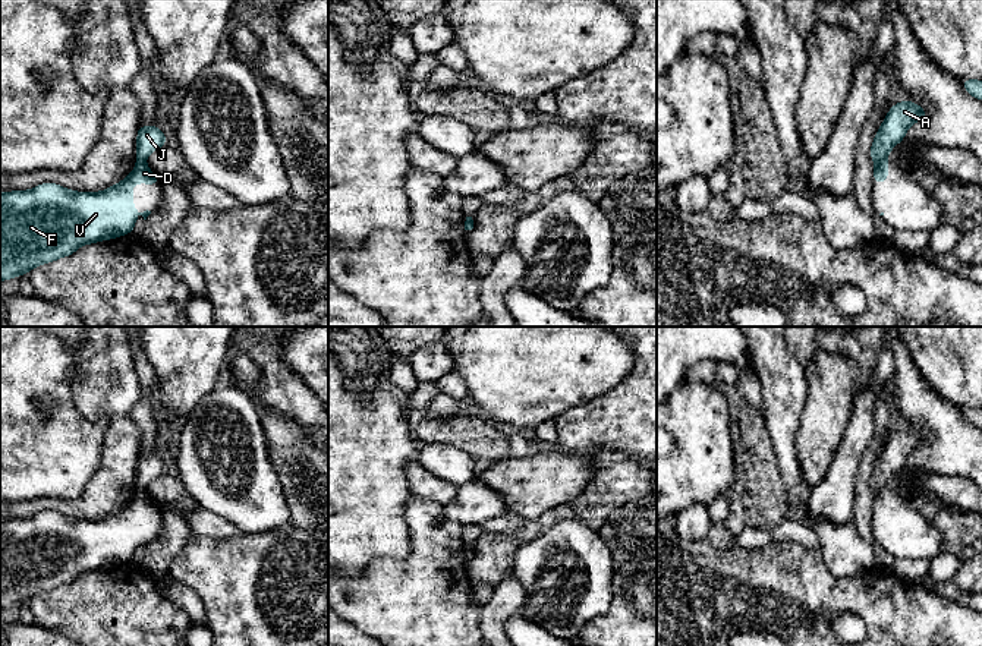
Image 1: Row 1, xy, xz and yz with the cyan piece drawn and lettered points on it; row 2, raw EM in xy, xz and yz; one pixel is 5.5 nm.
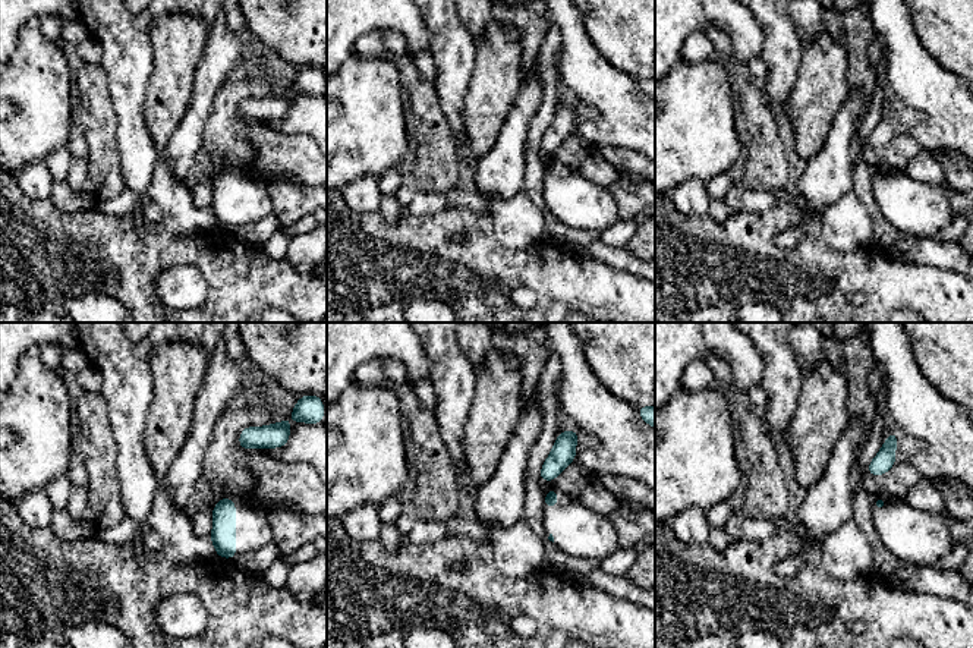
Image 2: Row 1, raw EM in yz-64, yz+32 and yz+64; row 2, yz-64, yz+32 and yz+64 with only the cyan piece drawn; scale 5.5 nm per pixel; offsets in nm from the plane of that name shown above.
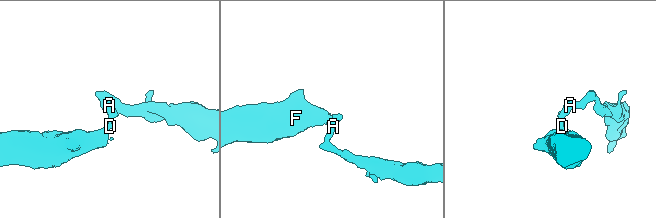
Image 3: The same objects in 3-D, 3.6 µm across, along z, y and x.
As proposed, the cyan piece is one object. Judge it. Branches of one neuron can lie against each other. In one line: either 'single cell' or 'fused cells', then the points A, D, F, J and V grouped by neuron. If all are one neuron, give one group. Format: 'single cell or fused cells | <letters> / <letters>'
fused cells | A J / D F V

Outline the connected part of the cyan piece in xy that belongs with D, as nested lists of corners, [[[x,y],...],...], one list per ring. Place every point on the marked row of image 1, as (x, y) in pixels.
[[[138,161],[126,179],[103,192],[76,192],[57,183],[45,182],[29,190],[0,193],[0,281],[26,275],[32,268],[70,256],[84,245],[130,234],[135,217],[144,220],[151,211],[133,208],[135,183],[160,185],[145,161]]]

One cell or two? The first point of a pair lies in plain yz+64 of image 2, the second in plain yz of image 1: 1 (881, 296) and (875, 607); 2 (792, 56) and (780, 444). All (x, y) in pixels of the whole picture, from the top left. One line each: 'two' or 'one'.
1: one
2: one

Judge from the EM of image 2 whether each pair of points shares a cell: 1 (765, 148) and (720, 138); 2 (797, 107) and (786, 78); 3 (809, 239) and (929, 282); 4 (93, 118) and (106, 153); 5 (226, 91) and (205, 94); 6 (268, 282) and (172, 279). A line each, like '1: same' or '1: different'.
1: different
2: different
3: same
4: same
5: different
6: different

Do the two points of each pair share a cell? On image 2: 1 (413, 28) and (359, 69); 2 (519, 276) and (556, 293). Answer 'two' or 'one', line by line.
1: two
2: one

